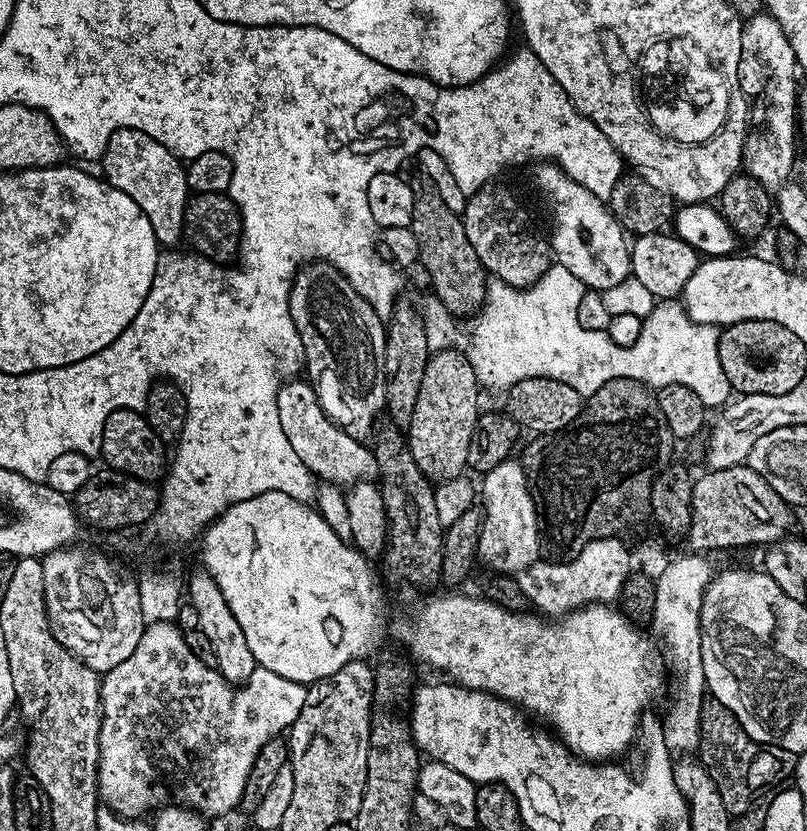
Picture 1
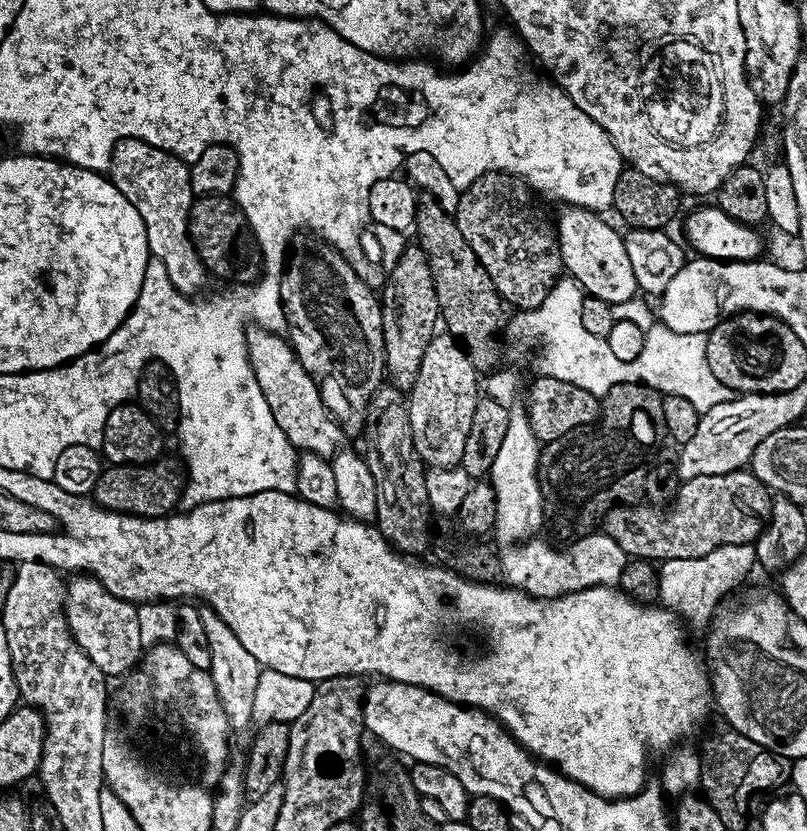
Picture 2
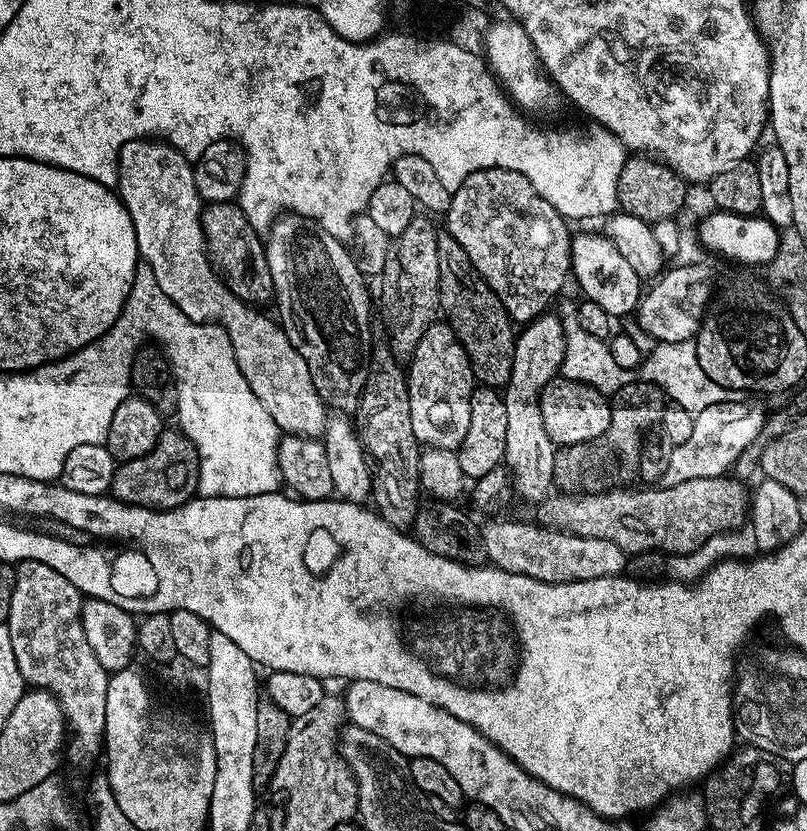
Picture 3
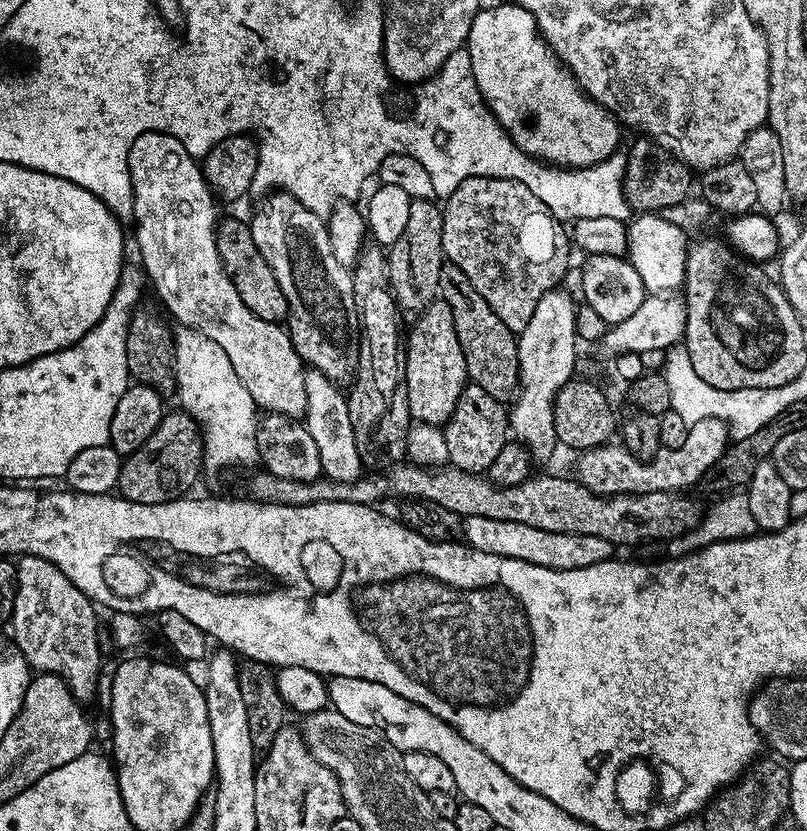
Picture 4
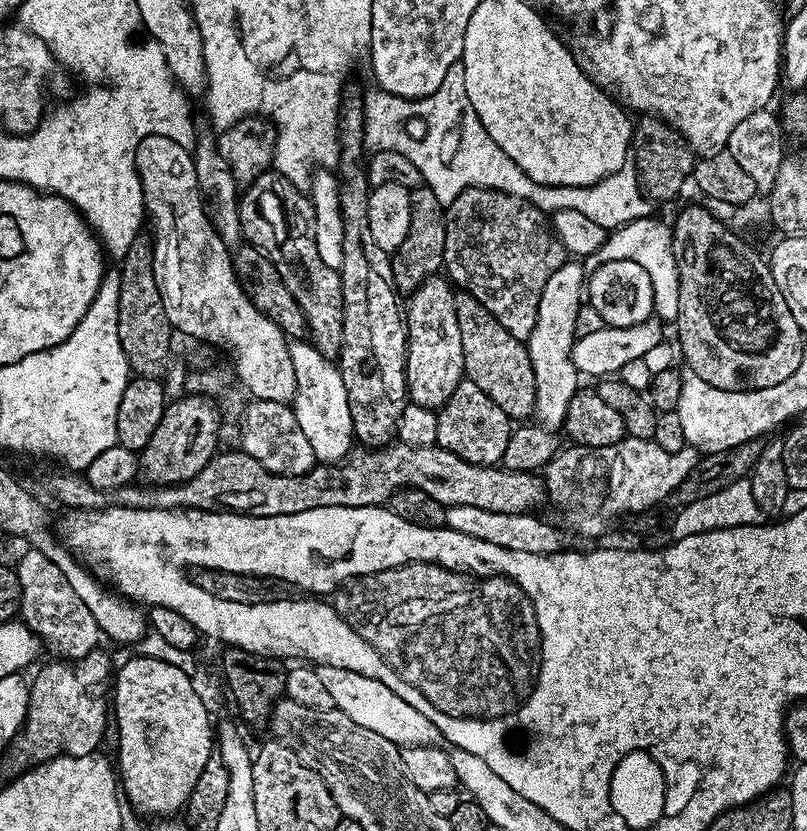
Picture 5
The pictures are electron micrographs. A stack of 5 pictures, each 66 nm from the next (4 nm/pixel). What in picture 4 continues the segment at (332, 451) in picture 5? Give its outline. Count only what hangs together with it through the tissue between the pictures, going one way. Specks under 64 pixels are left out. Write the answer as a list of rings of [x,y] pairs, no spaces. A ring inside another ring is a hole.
[[[307,369],[304,374],[306,382],[307,410],[304,425],[312,434],[318,447],[323,475],[332,481],[346,482],[359,480],[363,475],[360,458],[360,441],[356,437],[353,423],[350,422],[349,406],[345,393],[337,384],[316,369]]]

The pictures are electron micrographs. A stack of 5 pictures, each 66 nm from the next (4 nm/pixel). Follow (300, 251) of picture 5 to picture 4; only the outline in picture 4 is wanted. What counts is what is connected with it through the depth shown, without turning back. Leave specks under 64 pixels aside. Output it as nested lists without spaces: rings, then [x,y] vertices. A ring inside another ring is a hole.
[[[276,190],[268,198],[272,204],[265,199],[259,205],[260,209],[250,219],[250,227],[254,234],[254,246],[258,246],[262,258],[268,260],[270,270],[274,270],[274,278],[278,278],[282,294],[286,294],[286,331],[292,338],[296,352],[309,369],[320,371],[330,382],[339,386],[351,385],[360,357],[360,323],[354,306],[352,272],[334,256],[325,217],[314,214],[314,210],[306,210],[306,206],[302,206],[302,202],[298,202],[298,198],[288,192]]]

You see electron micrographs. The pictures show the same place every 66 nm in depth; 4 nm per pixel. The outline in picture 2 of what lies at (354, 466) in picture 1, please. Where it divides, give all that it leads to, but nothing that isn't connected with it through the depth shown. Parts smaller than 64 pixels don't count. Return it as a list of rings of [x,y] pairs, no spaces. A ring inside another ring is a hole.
[[[255,326],[247,329],[246,339],[248,361],[252,363],[258,386],[262,386],[266,402],[270,402],[270,414],[274,414],[274,422],[278,422],[282,434],[286,434],[292,447],[301,453],[313,452],[322,457],[332,458],[344,444],[342,442],[346,439],[346,433],[322,402],[319,386],[302,366],[291,343],[283,335]]]

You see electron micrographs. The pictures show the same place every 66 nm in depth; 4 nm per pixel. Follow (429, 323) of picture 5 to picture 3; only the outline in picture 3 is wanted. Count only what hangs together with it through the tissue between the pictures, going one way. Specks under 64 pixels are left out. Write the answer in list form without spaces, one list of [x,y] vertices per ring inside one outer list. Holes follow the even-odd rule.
[[[435,322],[428,327],[411,354],[406,379],[410,394],[410,426],[414,426],[416,439],[429,448],[459,449],[470,426],[474,377],[466,350],[451,324]]]

